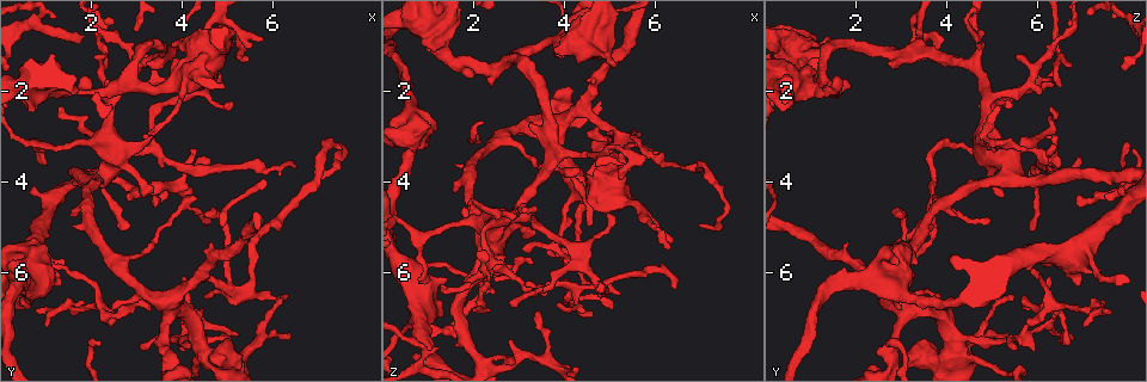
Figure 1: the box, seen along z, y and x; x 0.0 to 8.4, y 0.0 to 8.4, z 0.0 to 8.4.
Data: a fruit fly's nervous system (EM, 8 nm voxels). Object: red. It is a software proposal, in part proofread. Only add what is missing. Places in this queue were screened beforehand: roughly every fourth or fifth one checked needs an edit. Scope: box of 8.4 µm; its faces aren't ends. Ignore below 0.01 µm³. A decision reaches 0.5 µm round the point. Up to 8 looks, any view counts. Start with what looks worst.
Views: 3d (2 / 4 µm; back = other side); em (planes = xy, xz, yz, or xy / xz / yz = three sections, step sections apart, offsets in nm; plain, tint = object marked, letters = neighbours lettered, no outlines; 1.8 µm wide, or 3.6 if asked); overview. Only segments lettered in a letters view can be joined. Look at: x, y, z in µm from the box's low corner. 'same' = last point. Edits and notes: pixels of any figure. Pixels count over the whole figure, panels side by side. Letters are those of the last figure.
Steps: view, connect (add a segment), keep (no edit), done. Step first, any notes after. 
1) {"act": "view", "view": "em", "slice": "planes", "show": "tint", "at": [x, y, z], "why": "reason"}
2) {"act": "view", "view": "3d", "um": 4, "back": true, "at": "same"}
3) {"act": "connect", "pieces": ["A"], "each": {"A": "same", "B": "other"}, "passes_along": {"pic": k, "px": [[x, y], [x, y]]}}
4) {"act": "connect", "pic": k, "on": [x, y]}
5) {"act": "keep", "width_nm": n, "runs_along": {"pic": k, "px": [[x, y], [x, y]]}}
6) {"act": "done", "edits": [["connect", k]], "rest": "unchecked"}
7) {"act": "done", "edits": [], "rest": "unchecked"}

{"act": "view", "view": "em", "um": 3.6, "slice": "xy", "step": 16, "show": "tint", "at": [1.35, 2.40, 6.25], "why": "thin end"}

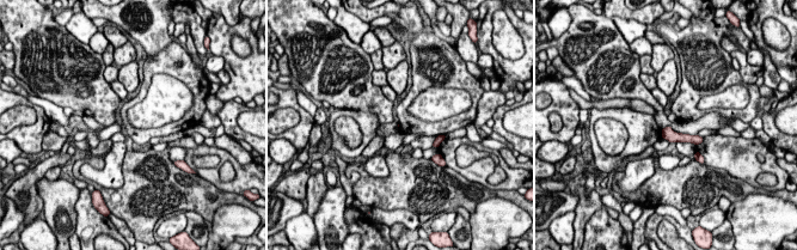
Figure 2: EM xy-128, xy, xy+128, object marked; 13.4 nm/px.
{"act": "view", "view": "em", "um": 3.6, "slice": "planes", "show": "letters", "at": "same"}

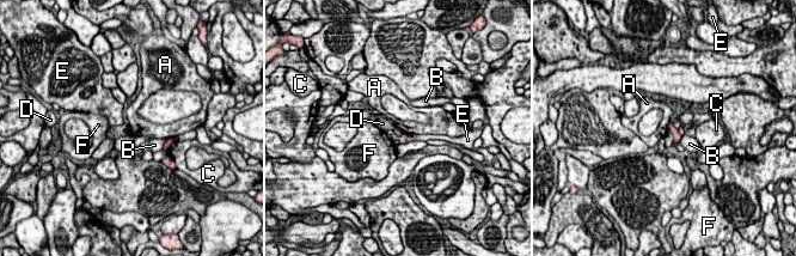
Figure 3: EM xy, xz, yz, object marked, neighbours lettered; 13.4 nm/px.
{"act": "keep", "each": {"A": "other", "B": "other", "C": "other", "D": "other", "E": "other", "F": "other"}, "border": {"pic": 3, "px": [[669, 121], [667, 130]]}, "found": "none of them fits"}

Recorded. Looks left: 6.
{"act": "view", "view": "3d", "um": 2, "at": [1.20, 1.85, 0.95], "why": "sudden change in width"}

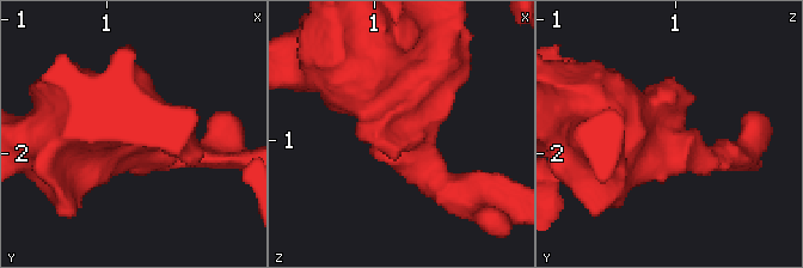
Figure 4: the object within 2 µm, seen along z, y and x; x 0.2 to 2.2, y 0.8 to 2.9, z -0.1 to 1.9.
{"act": "view", "view": "em", "slice": "xz", "step": 8, "show": "tint", "at": [1.24, 1.84, 0.96], "arm_widths_nm": [200, 550]}

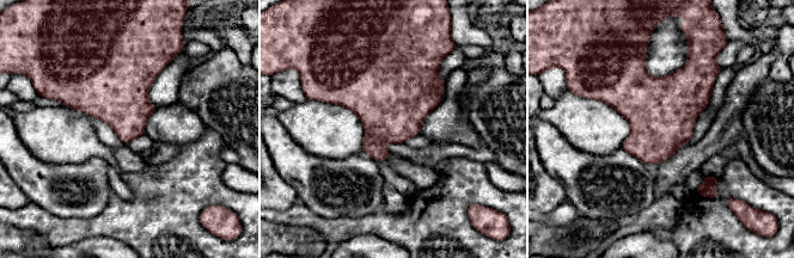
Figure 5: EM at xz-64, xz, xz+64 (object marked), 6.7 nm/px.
{"act": "view", "view": "em", "slice": "planes", "show": "letters", "at": "same"}

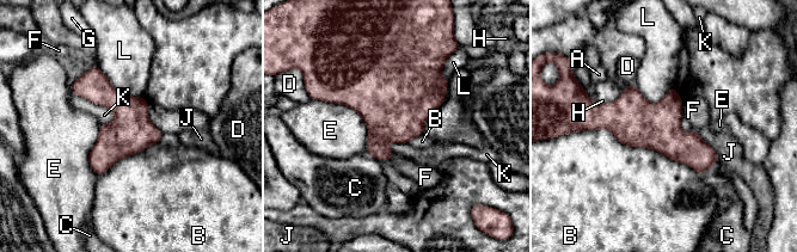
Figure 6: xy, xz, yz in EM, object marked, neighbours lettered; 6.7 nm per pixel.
{"act": "keep", "each": {"A": "other", "B": "other", "C": "other", "D": "other", "E": "other", "F": "other", "G": "other", "H": "other", "J": "other", "K": "other", "L": "other"}, "border": {"pic": 6, "px": [[72, 92], [106, 106], [114, 120]]}, "found": "no lettered segment goes on from it"}

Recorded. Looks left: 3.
{"act": "view", "view": "3d", "um": 2, "at": [5.25, 7.40, 6.45], "why": "an open end"}

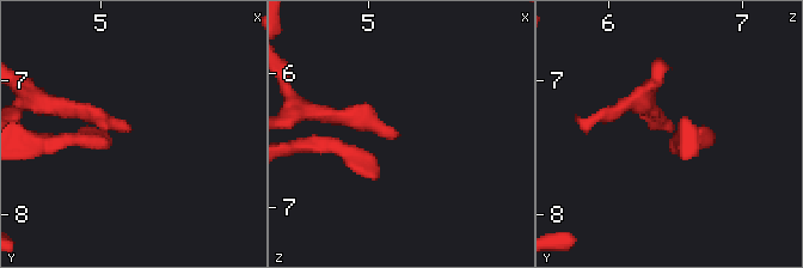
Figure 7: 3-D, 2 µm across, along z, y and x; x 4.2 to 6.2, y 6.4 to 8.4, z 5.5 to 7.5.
{"act": "view", "view": "em", "slice": "planes", "show": "letters", "at": [5.20, 7.38, 6.44]}

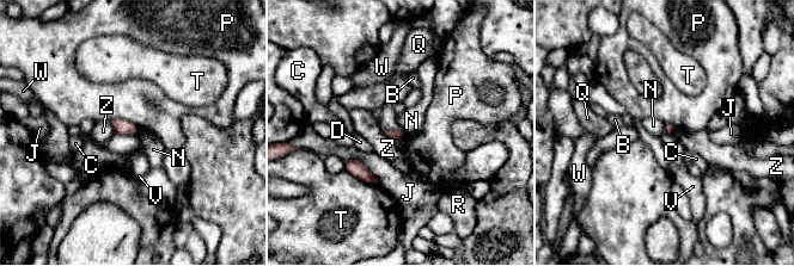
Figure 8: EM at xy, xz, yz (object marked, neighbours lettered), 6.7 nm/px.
{"act": "keep", "each": {"B": "other", "C": "other", "D": "other", "J": "other", "N": "other", "P": "other", "Q": "other", "R": "other", "T": "other", "V": "other", "W": "other", "Z": "other"}, "border": {"pic": 8, "px": [[664, 124], [666, 131]]}, "found": "no lettered segment goes on from it"}

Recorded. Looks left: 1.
{"act": "done", "edits": [], "rest": "unchecked"}

